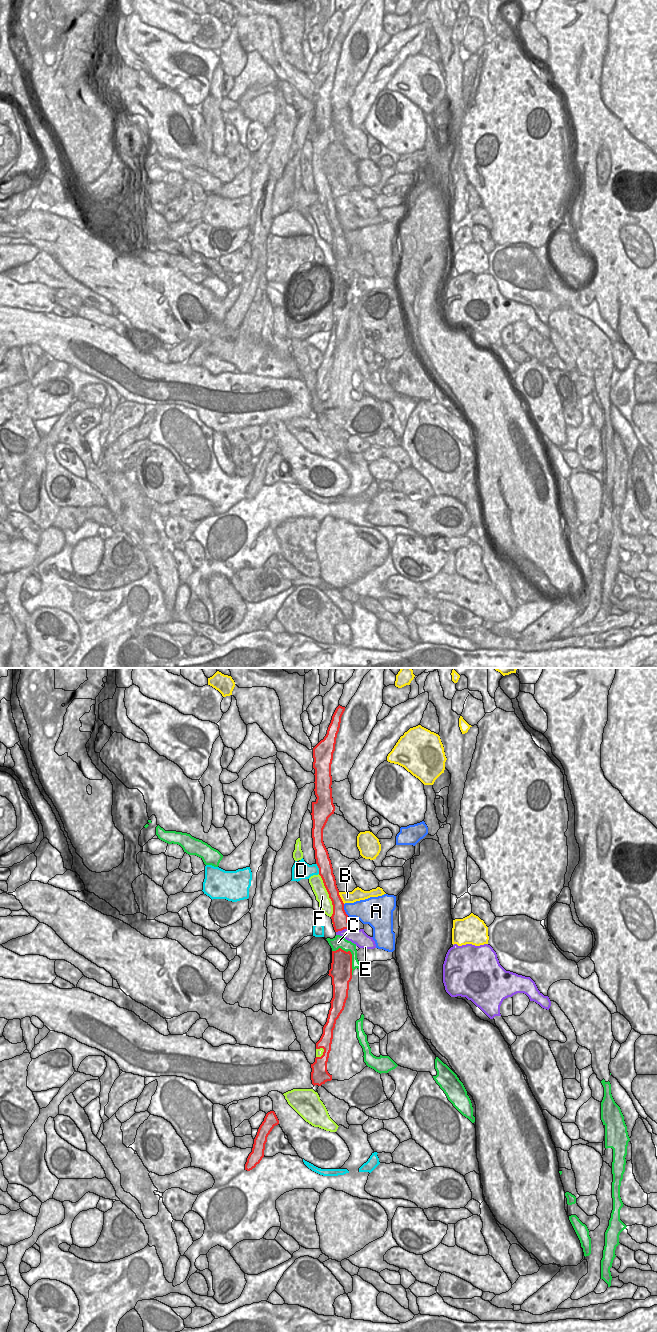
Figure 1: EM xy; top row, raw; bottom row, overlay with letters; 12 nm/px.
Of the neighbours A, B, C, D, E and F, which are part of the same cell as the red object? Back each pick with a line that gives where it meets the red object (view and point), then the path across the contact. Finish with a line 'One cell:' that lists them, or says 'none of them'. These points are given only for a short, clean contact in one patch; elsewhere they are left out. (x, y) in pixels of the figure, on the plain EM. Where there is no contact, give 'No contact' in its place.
One cell: none of them.

